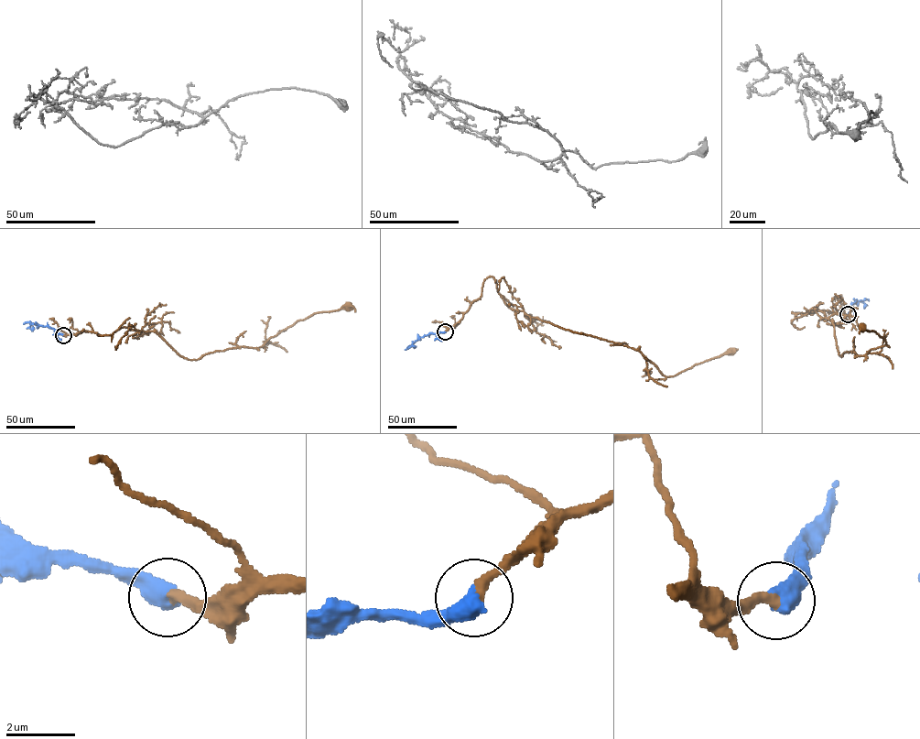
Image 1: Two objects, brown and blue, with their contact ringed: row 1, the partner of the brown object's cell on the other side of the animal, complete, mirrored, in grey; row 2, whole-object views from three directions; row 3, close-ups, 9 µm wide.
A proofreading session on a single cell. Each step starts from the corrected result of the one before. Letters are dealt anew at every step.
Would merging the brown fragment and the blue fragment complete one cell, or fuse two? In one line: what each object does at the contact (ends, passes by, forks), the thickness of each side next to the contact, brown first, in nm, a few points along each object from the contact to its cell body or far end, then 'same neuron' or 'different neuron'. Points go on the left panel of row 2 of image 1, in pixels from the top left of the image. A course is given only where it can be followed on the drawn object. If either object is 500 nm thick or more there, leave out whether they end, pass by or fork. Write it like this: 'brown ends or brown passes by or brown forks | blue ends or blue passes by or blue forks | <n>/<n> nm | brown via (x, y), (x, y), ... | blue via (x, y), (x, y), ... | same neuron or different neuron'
320/600 nm | brown via (63, 335), (112, 334), (126, 327), (154, 331), (178, 354), (200, 359), (261, 347), (299, 320), (349, 306) | blue via (63, 335), (47, 326), (32, 323), (30, 328), (33, 327) | same neuron

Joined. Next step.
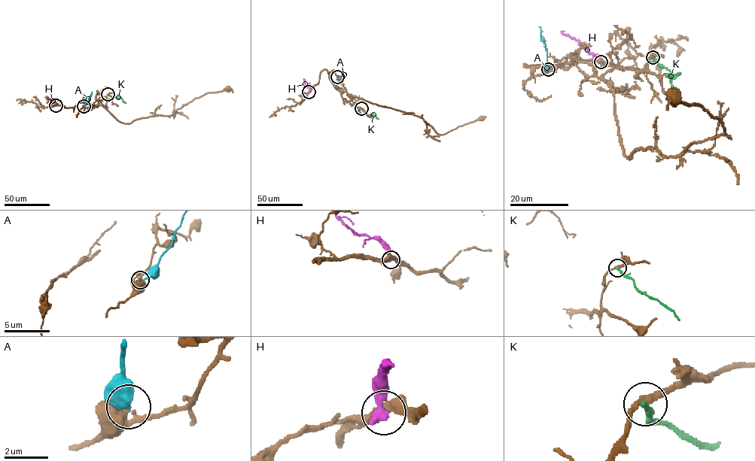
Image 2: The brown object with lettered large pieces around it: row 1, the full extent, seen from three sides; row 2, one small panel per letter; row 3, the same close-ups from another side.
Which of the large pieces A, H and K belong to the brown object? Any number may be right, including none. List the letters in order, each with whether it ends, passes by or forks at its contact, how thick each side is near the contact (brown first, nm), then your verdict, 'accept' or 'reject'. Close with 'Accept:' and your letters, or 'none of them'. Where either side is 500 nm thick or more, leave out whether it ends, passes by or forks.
A: it ends; calibres 480 and 170 nm; reject
H: calibres 360 and 550 nm; reject
K: it ends; calibres 200 and 240 nm; reject
Accept: none of them

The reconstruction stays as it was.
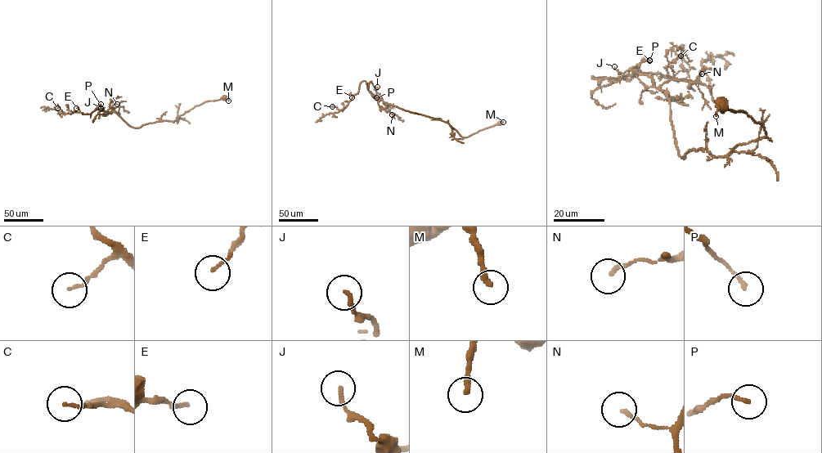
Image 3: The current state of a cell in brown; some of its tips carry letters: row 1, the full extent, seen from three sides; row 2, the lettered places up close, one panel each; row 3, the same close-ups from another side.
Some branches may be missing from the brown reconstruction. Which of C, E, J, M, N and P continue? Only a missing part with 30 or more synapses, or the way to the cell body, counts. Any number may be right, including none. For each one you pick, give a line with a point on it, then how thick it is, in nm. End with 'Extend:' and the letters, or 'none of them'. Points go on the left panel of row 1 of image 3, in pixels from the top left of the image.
Extend: none of them

